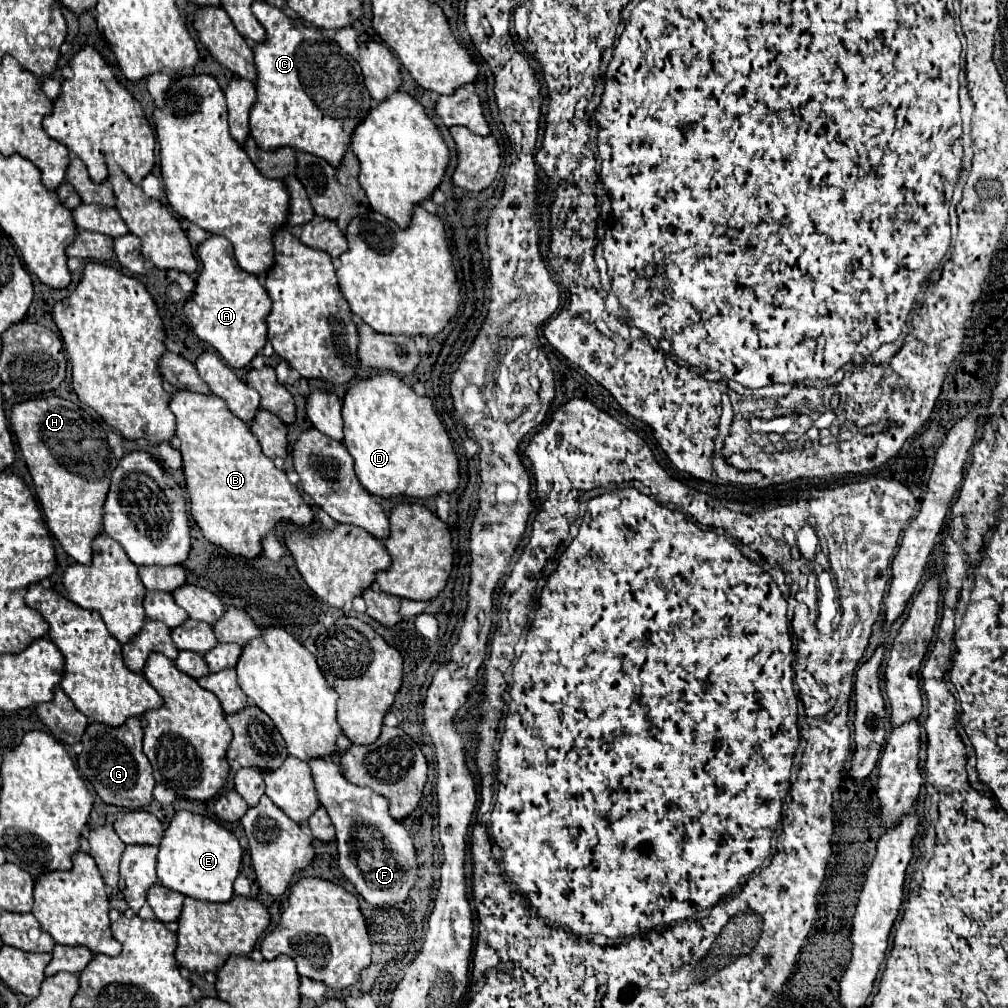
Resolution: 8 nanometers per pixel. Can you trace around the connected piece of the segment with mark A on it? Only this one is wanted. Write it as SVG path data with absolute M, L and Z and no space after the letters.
M211 234L199 244L201 272L195 280L191 298L183 304L183 312L193 326L193 332L209 342L225 360L229 368L243 368L263 348L267 338L265 316L271 310L267 290L261 286L255 274L245 272L233 258L233 246L227 238Z

